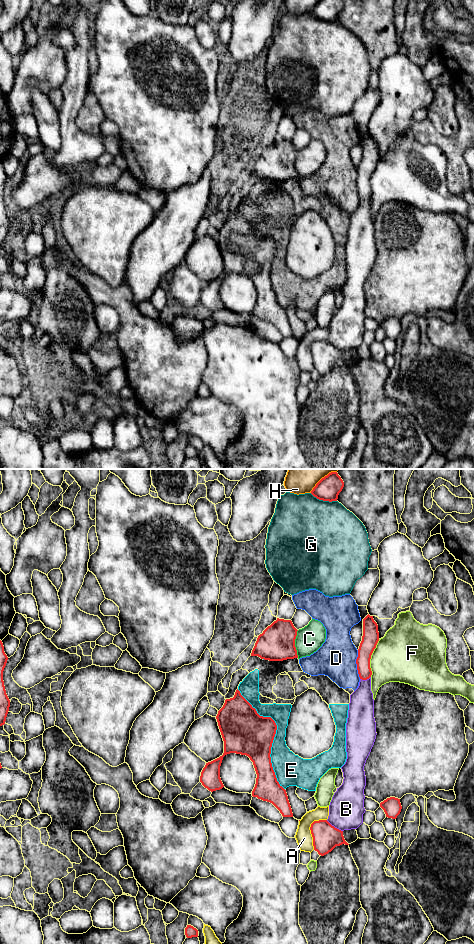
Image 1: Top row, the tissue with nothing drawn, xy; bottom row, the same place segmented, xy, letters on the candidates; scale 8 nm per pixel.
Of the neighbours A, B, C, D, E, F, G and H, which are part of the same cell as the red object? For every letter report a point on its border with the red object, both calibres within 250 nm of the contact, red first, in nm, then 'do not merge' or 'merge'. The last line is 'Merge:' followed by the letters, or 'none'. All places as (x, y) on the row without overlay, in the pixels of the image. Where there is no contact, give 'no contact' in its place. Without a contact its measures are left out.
A: xy (310, 349) | 220/130 nm | do not merge
B: xy (333, 346) | 220/280 nm | do not merge
C: xy (294, 164) | 280/220 nm | do not merge
D: xy (356, 183) | 140/320 nm | do not merge
E: xy (274, 255) | 360/220 nm | do not merge
F: xy (370, 178) | 140/420 nm | do not merge
G: xy (323, 20) | 180/500 nm | do not merge
H: xy (315, 6) | 180/110 nm | do not merge
Merge: none

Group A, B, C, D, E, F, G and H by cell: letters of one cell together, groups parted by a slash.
A / B / C / D / E / F / G / H

